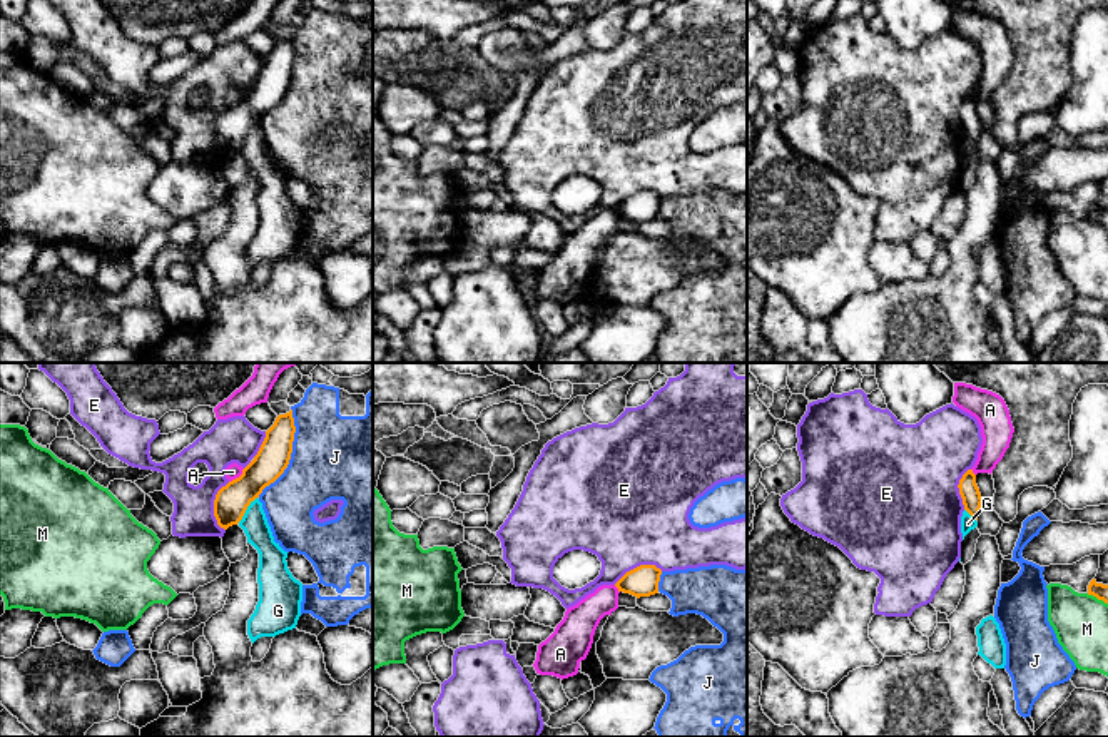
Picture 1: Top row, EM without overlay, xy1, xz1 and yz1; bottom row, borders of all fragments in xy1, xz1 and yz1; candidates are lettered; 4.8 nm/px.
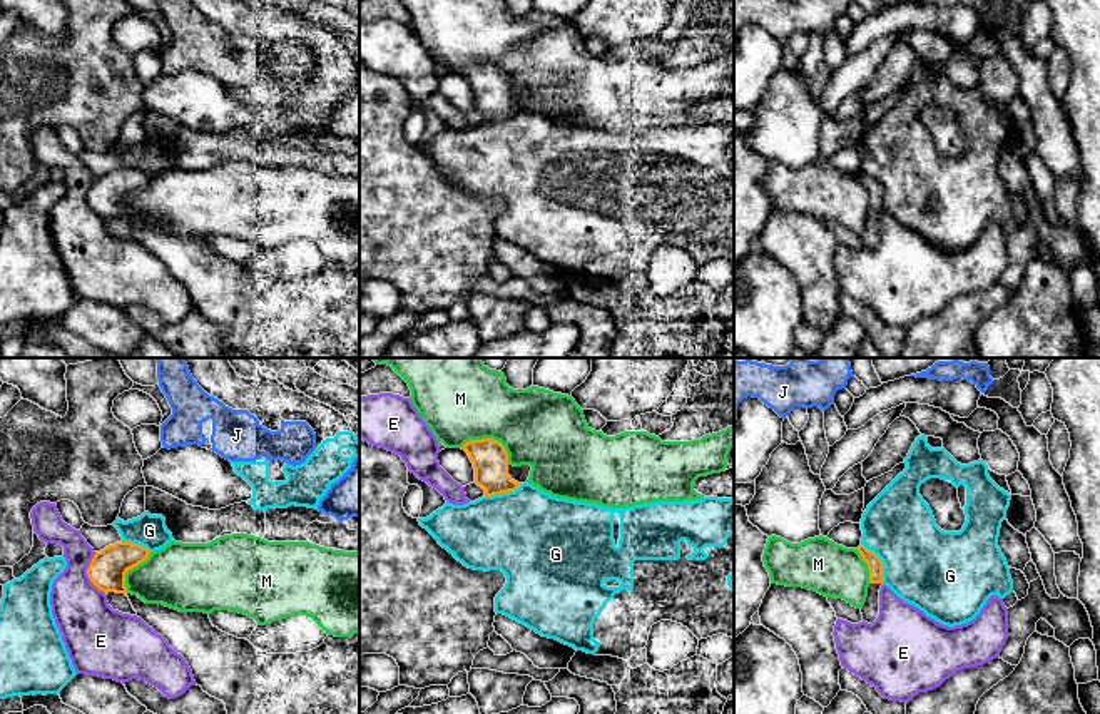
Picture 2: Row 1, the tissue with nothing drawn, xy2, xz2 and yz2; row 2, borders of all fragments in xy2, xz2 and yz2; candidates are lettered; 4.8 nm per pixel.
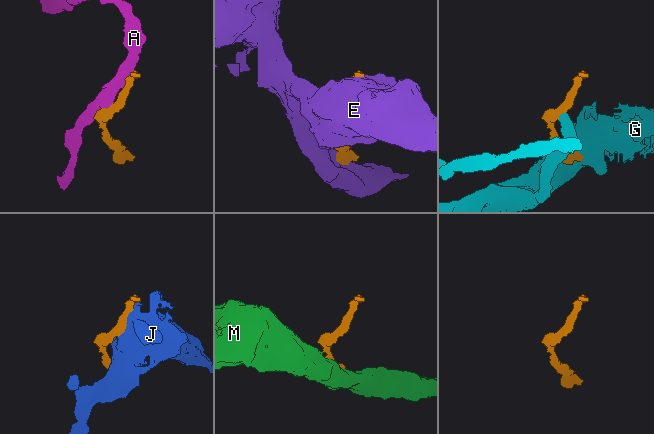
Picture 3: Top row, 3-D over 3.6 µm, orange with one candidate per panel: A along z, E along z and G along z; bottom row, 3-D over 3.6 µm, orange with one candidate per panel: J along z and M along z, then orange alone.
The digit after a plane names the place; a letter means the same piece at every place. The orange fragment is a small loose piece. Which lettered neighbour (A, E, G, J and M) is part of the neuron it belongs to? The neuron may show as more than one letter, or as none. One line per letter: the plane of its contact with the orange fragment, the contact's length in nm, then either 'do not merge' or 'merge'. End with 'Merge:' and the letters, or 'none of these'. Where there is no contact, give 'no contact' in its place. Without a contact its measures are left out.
A: xy1 | 100 nm | do not merge
E: xy1 | 240 nm | do not merge
G: yz2 | 220 nm | do not merge
J: xy1 | 460 nm | do not merge
M: xz2 | 260 nm | do not merge
Merge: none of these

